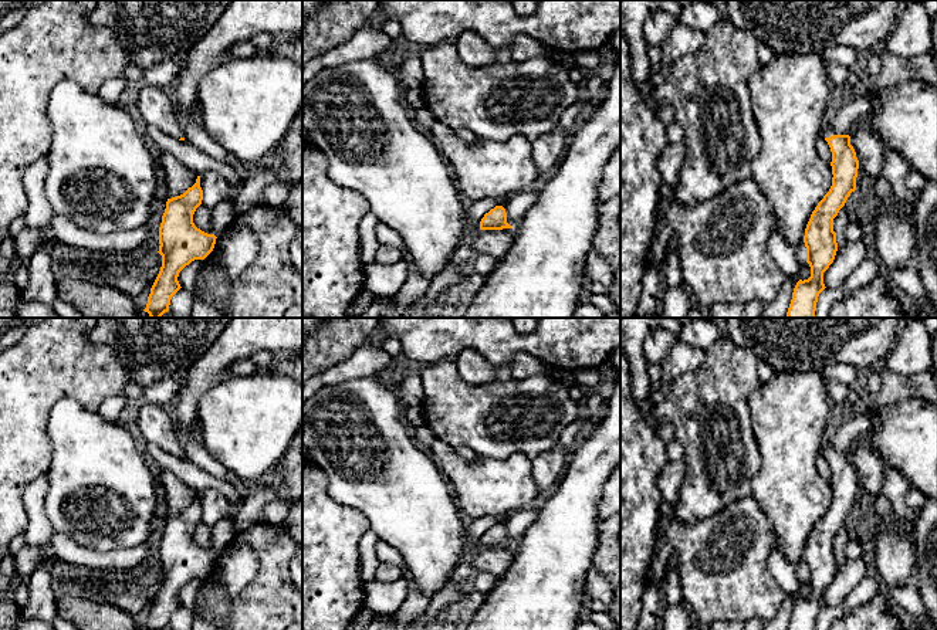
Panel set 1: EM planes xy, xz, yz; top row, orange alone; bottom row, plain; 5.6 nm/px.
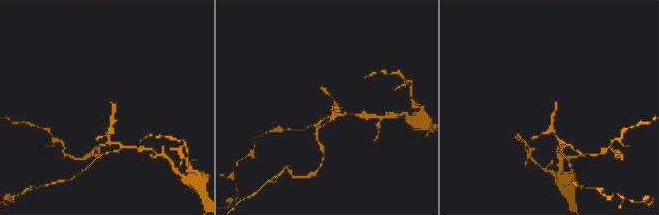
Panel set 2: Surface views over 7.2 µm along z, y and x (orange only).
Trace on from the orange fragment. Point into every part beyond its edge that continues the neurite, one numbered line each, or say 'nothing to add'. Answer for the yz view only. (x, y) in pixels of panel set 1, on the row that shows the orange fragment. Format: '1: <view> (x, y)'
1: yz (826, 131)

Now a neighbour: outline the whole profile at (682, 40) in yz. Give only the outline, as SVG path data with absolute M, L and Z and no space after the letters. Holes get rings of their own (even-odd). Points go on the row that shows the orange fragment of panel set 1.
M676 23L673 30L660 44L662 47L662 65L659 71L667 75L673 62L690 52L697 51L706 40L706 34L691 27Z

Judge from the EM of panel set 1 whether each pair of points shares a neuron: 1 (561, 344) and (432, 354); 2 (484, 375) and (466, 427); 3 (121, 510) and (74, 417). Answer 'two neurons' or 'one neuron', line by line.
1: one neuron
2: two neurons
3: one neuron

